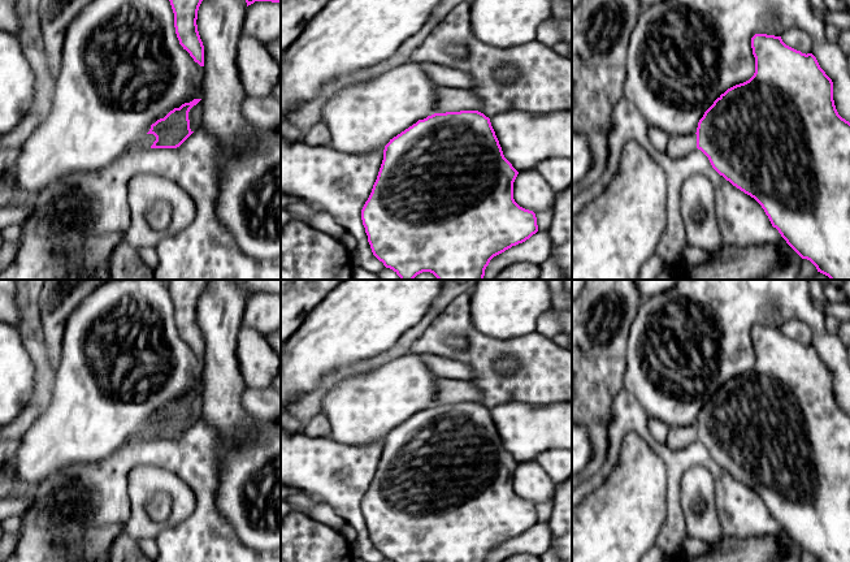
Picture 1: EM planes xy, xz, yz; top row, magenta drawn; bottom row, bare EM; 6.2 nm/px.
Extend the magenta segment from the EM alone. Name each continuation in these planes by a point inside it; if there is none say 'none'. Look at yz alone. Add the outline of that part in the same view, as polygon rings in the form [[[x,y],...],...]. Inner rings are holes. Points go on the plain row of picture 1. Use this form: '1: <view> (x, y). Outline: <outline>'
none

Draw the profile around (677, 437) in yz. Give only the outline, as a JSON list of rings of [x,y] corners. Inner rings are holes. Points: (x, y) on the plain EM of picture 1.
[[[697,425],[672,427],[668,431],[665,445],[672,450],[682,449],[697,440]]]

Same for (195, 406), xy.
[[[201,392],[190,401],[188,411],[190,411],[191,423],[195,423],[201,419],[201,411],[203,411],[203,394],[201,394]]]

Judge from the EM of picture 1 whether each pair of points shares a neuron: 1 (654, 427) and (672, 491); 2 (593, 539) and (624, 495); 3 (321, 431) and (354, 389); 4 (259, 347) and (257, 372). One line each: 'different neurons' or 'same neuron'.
1: different neurons
2: same neuron
3: different neurons
4: same neuron

